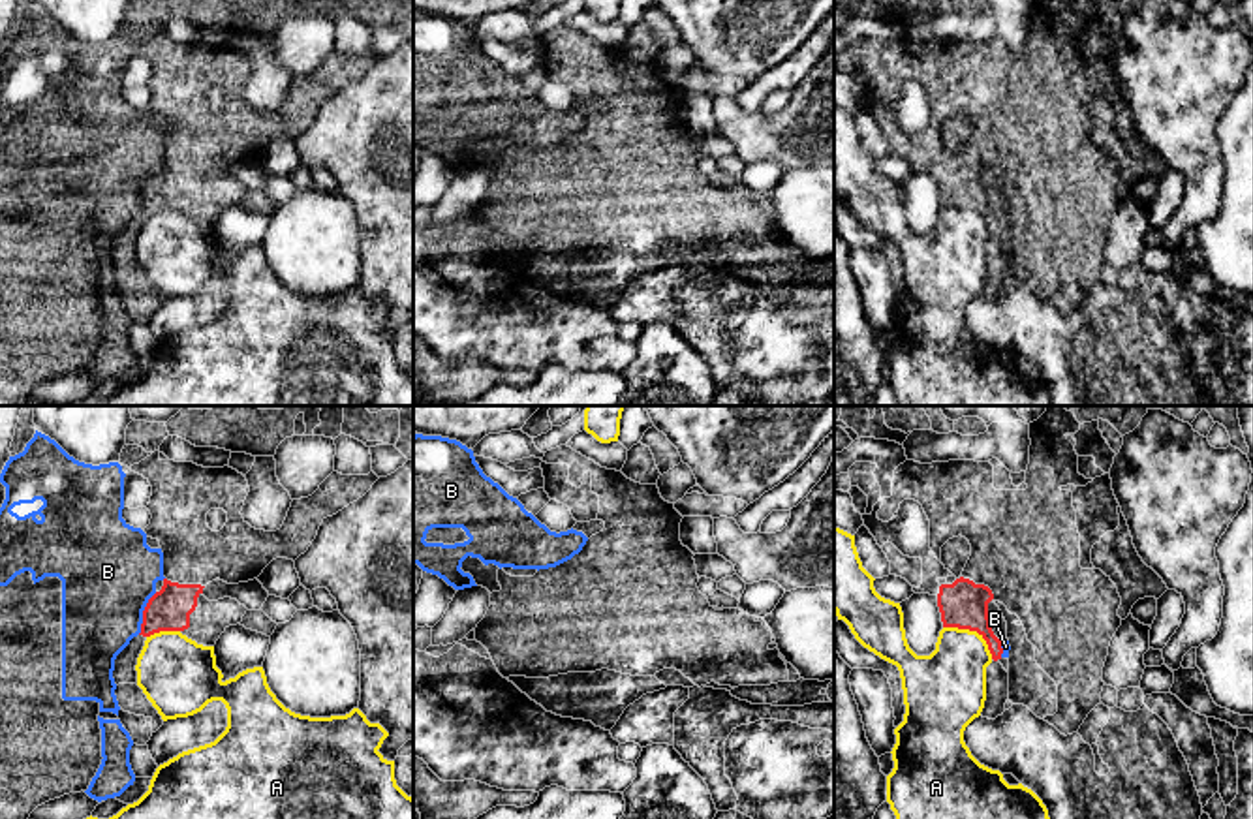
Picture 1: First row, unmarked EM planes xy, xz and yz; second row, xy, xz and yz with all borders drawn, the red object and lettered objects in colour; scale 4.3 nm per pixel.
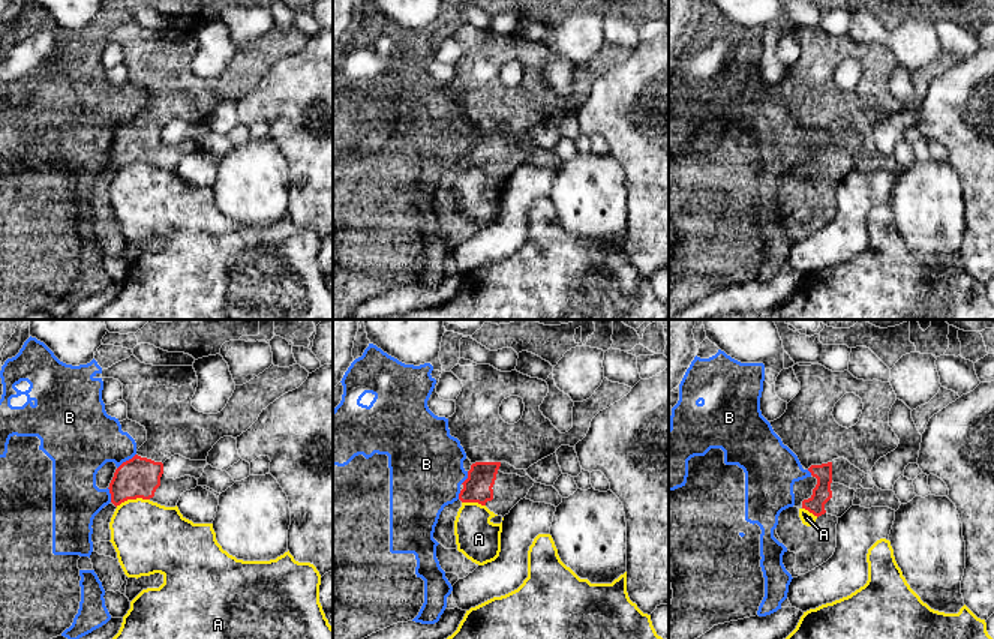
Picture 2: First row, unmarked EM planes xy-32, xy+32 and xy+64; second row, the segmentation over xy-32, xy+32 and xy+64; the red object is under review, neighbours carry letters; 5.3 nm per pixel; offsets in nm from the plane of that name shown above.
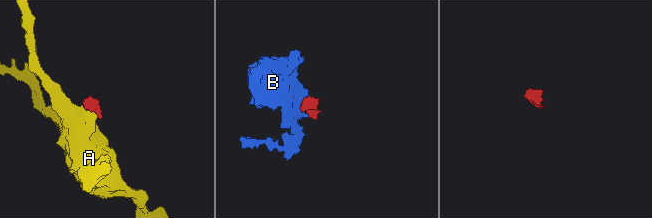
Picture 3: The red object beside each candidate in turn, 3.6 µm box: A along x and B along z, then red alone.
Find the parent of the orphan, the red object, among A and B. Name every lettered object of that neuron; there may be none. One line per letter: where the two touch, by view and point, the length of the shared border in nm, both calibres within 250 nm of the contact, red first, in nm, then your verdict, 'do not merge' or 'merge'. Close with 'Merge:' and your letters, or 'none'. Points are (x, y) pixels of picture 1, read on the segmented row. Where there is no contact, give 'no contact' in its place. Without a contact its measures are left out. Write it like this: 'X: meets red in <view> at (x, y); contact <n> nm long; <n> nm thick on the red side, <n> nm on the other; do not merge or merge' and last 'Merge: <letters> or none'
A: meets red in yz at (974, 630); contact 260 nm long; 200 nm thick on the red side, 300 nm on the other; do not merge
B: meets red in xy at (143, 613); contact 200 nm long; 180 nm thick on the red side, 400 nm on the other; do not merge
Merge: none

